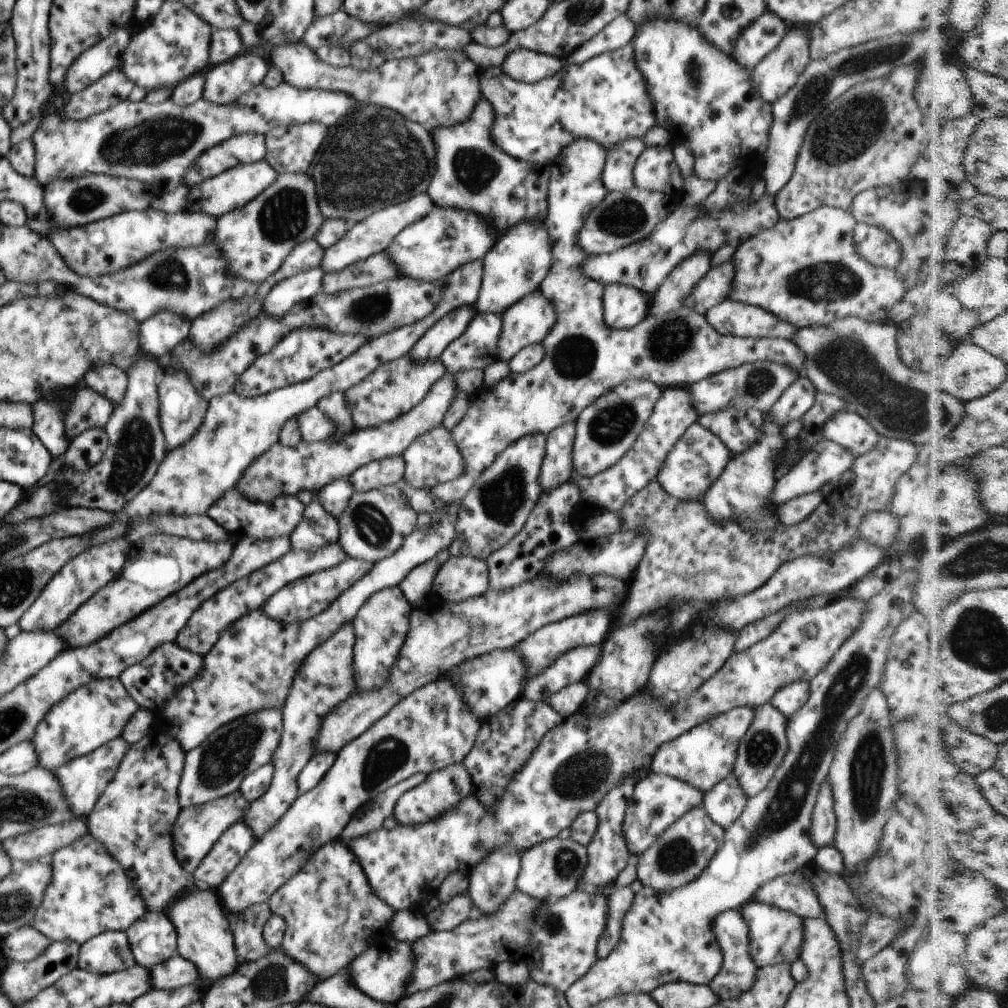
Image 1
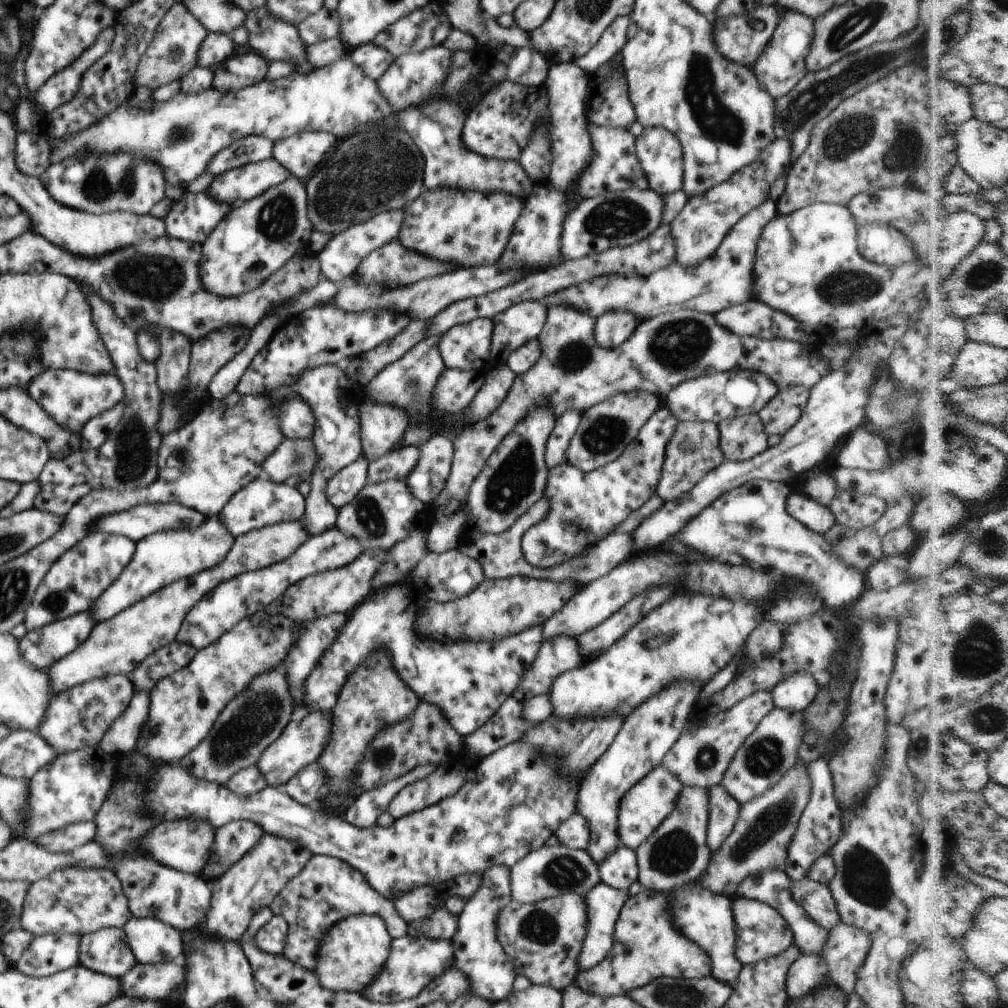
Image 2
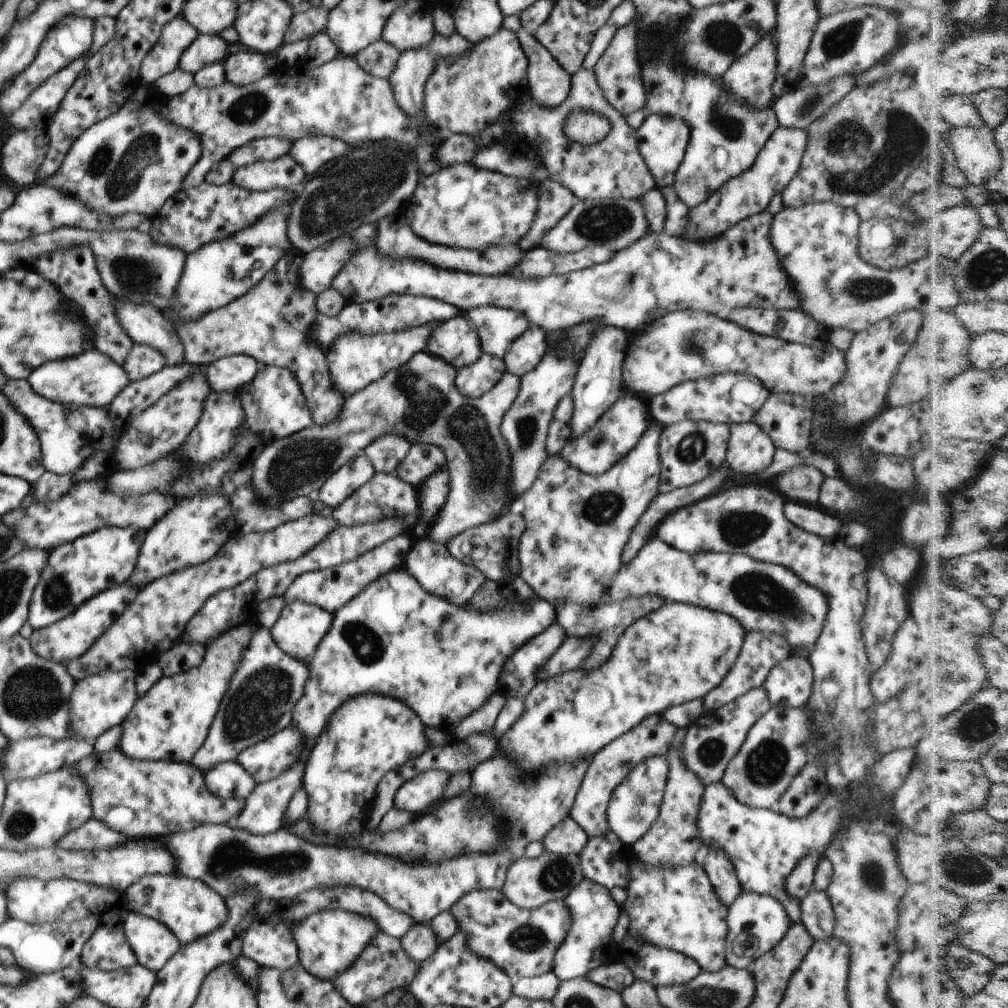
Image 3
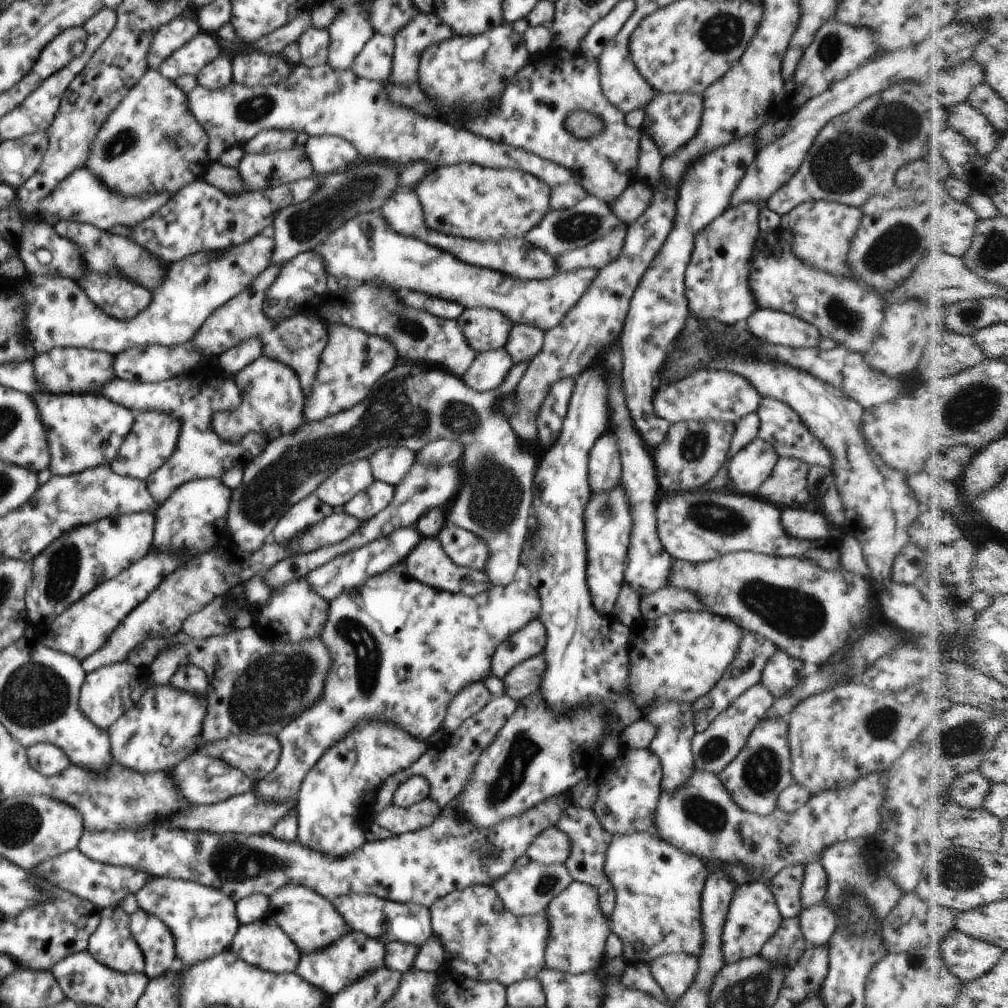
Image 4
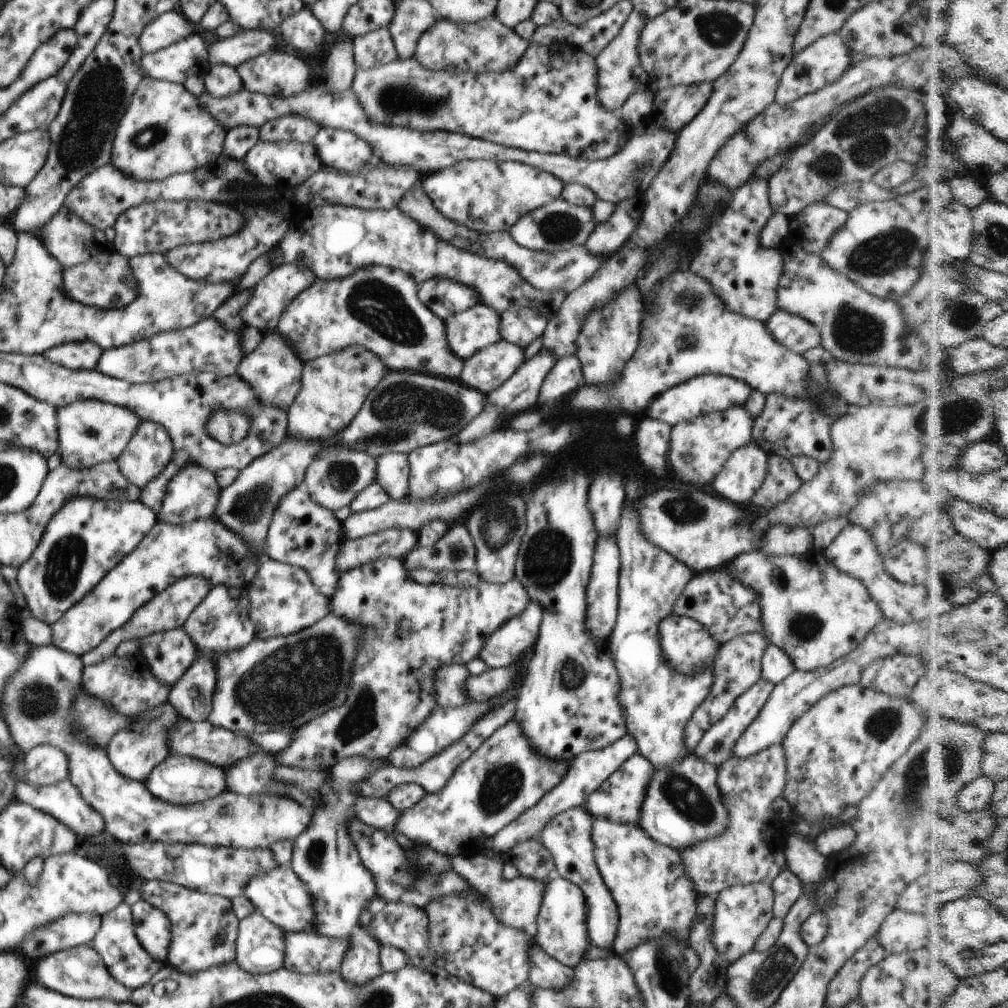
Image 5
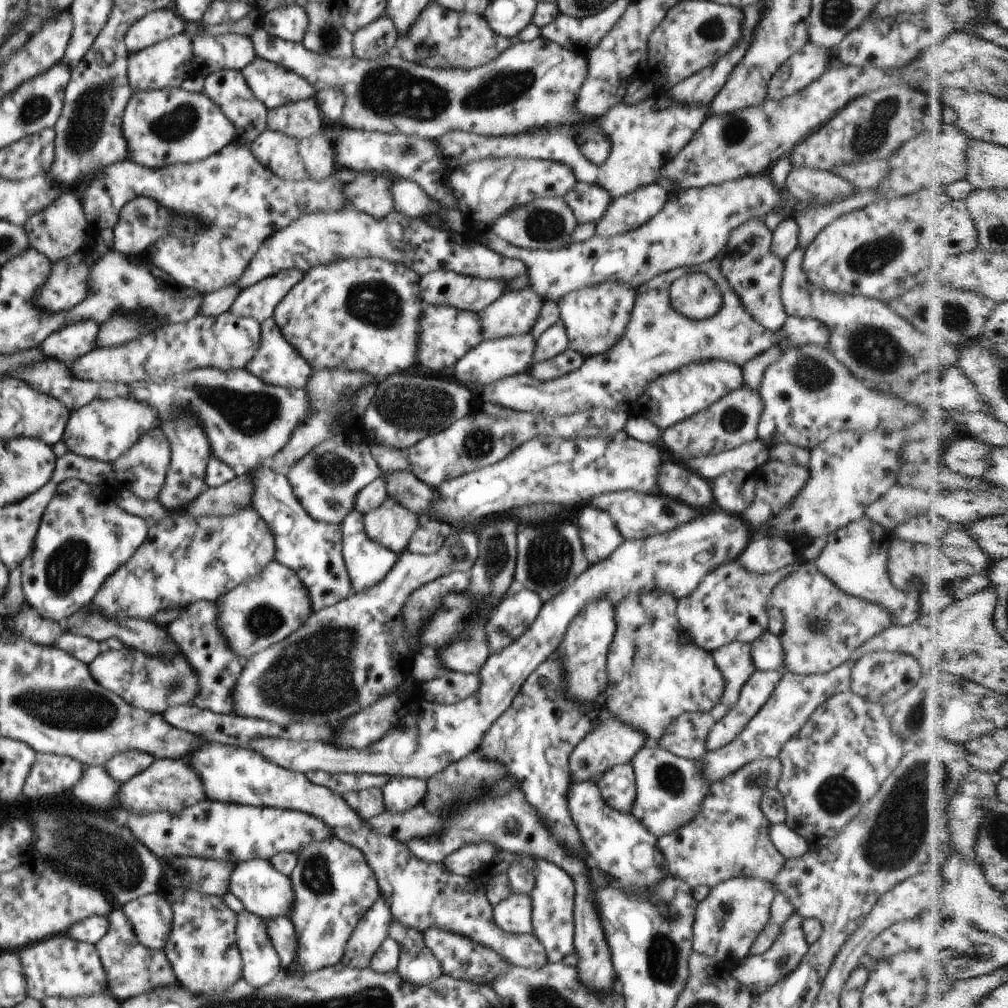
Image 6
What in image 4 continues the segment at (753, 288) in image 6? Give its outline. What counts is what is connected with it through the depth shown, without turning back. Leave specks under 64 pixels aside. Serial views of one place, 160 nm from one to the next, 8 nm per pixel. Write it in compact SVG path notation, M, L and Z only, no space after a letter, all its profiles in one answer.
M742 203L737 207L728 207L700 233L695 234L692 260L690 266L686 268L686 292L690 294L690 312L696 314L696 318L714 320L728 327L745 326L744 320L758 309L759 304L755 302L747 278L751 273L753 246L760 232L759 210L761 208L762 205L756 203Z

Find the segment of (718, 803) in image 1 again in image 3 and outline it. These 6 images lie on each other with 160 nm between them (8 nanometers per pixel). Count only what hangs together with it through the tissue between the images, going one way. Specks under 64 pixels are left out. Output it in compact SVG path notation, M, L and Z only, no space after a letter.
M712 846L706 854L703 868L718 900L729 908L743 892L730 858L724 850Z

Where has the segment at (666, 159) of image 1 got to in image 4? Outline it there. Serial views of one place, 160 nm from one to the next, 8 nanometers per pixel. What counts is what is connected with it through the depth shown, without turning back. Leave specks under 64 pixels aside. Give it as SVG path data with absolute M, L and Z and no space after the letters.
M658 93L646 106L641 131L646 133L662 155L662 160L679 151L697 133L704 102L696 94Z

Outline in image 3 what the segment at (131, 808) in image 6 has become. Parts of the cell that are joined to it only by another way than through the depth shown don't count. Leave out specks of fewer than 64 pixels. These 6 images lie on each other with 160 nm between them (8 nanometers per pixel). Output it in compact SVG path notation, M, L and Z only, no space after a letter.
M234 759L218 762L216 766L212 766L212 770L202 772L202 778L204 778L204 786L222 800L230 800L230 798L245 800L252 790L255 790L257 784Z

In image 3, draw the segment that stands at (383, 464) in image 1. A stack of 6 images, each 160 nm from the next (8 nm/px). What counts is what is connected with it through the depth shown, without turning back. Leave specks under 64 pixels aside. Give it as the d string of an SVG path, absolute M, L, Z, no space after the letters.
M413 444L408 450L408 456L400 462L396 475L407 484L417 488L440 468L446 466L444 452L434 444Z

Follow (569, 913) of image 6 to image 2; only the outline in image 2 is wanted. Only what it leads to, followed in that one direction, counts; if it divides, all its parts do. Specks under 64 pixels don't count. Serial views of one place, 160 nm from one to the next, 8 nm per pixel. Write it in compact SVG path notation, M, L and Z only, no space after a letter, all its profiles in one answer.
M602 882L585 894L588 926L578 957L579 972L595 967L608 956L617 918L629 895L629 889L615 889Z

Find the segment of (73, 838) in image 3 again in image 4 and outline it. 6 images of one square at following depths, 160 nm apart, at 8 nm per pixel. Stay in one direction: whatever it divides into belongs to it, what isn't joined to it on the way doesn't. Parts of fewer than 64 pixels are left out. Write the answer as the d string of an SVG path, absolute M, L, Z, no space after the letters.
M560 793L555 797L539 802L531 809L515 817L500 821L496 828L482 829L464 822L456 814L457 802L452 799L436 818L436 822L428 828L416 832L393 835L386 840L378 842L366 841L356 852L347 854L346 857L330 857L319 850L309 849L298 839L286 842L276 838L271 833L263 835L250 835L249 837L234 833L211 833L208 831L189 831L162 824L148 826L148 830L118 830L114 831L89 831L84 829L78 841L77 848L80 852L95 861L108 863L114 866L129 866L137 871L144 871L152 878L168 877L194 881L204 886L220 890L226 897L235 903L254 893L266 895L268 898L280 887L292 884L305 886L316 894L329 900L350 893L363 895L376 895L397 903L412 903L430 908L434 901L454 891L464 890L474 885L492 885L498 879L508 874L513 869L516 860L527 852L532 841L547 828L556 826L566 809L572 806L571 793Z

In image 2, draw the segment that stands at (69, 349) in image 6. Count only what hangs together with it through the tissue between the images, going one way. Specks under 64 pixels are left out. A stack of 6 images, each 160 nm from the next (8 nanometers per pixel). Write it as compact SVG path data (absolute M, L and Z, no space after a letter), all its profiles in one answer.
M50 368L34 378L32 384L27 386L27 391L48 416L71 433L80 433L91 418L113 409L125 398L123 384L117 375L112 373L89 375L72 370L50 370Z

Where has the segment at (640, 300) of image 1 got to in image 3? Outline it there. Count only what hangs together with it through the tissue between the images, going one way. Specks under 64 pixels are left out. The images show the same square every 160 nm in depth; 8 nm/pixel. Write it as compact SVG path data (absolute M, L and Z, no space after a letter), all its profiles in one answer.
M600 326L596 334L592 336L586 354L580 361L579 369L574 378L571 398L573 400L574 412L570 418L570 438L582 438L582 434L592 428L600 420L600 416L614 405L614 402L622 396L622 360L626 354L628 334L616 326Z

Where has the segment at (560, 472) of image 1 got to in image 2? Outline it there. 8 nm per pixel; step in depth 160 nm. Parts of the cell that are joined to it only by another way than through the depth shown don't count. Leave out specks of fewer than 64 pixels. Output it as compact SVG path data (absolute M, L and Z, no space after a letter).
M570 409L555 420L556 424L547 440L545 450L545 463L549 470L566 461L565 454L580 424L581 414L580 411Z

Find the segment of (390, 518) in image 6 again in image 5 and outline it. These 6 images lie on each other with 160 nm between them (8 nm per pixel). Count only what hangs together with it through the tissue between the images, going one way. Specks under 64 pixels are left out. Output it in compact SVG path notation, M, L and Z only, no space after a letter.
M394 527L386 531L342 541L336 557L340 576L350 569L362 566L379 558L394 557L403 559L418 546L418 532L407 528Z

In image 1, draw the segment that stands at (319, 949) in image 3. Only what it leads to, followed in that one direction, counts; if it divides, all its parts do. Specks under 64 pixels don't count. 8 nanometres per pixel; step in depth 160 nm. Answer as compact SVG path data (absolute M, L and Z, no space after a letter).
M388 940L384 943L370 943L365 948L368 948L370 956L363 952L350 964L354 984L370 998L395 1006L403 998L409 982L413 979L415 954L411 944Z

